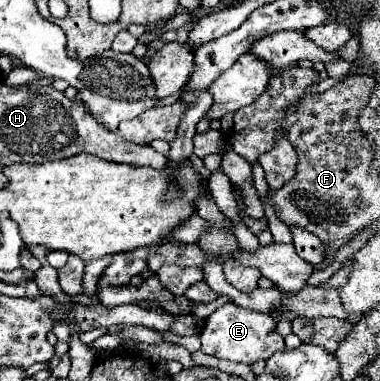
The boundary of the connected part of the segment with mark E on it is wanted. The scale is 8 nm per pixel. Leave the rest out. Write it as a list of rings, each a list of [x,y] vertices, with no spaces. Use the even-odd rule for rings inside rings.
[[[226,303],[224,307],[216,309],[200,335],[201,351],[206,355],[214,355],[220,359],[228,359],[228,361],[238,361],[238,363],[256,363],[258,359],[270,359],[270,355],[274,355],[276,351],[282,351],[284,345],[284,337],[276,331],[276,321],[272,315],[258,313],[258,311],[250,311],[250,309],[242,309],[236,307],[234,303]]]

